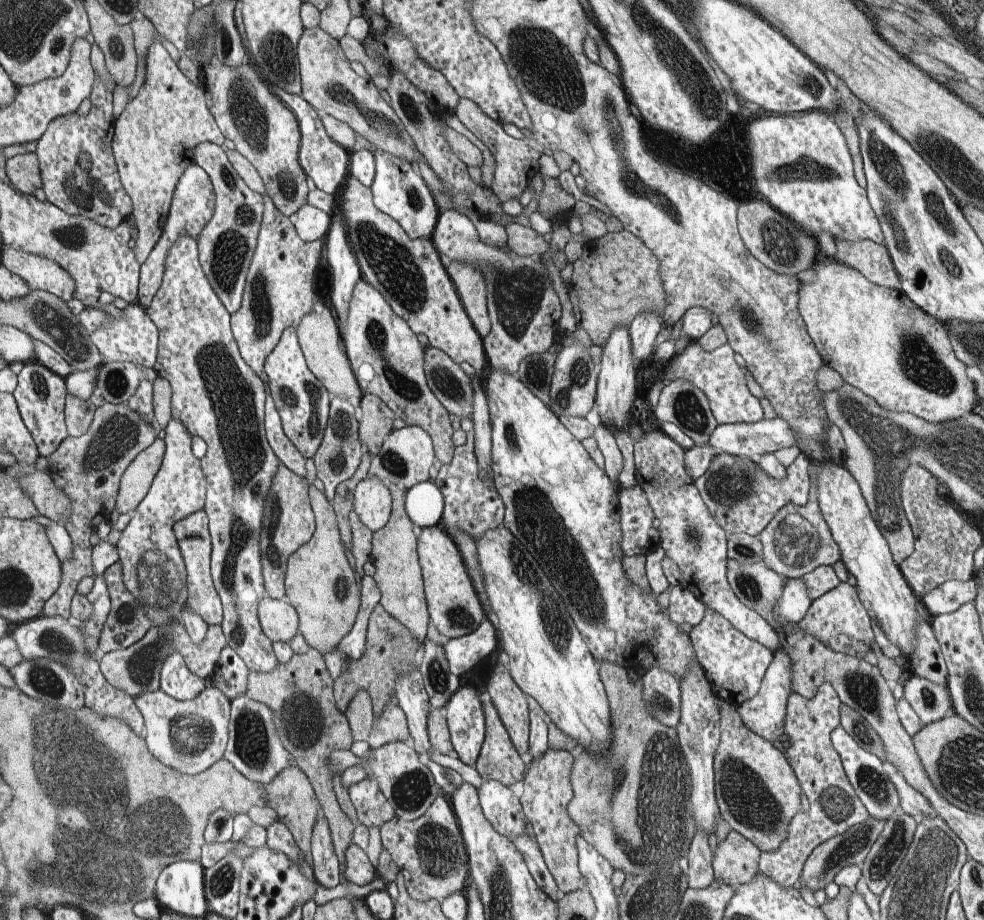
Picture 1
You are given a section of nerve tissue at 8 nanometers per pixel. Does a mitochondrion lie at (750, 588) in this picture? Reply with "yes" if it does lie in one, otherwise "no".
yes

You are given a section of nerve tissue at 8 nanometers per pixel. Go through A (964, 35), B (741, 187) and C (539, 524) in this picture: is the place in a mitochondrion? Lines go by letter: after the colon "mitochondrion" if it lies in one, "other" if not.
A: other
B: mitochondrion
C: mitochondrion

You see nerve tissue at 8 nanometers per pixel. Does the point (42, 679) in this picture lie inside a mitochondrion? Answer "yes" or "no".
yes

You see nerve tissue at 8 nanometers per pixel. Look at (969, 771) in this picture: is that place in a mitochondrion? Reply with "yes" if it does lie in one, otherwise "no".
yes

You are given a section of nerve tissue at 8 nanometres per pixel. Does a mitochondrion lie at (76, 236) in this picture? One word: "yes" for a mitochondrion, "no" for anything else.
yes

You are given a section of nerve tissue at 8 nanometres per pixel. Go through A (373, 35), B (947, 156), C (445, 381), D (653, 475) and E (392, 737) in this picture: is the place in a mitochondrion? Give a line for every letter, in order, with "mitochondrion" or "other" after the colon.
A: other
B: mitochondrion
C: mitochondrion
D: other
E: other

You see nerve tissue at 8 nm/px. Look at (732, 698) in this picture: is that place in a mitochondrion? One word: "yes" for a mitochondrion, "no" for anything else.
no

